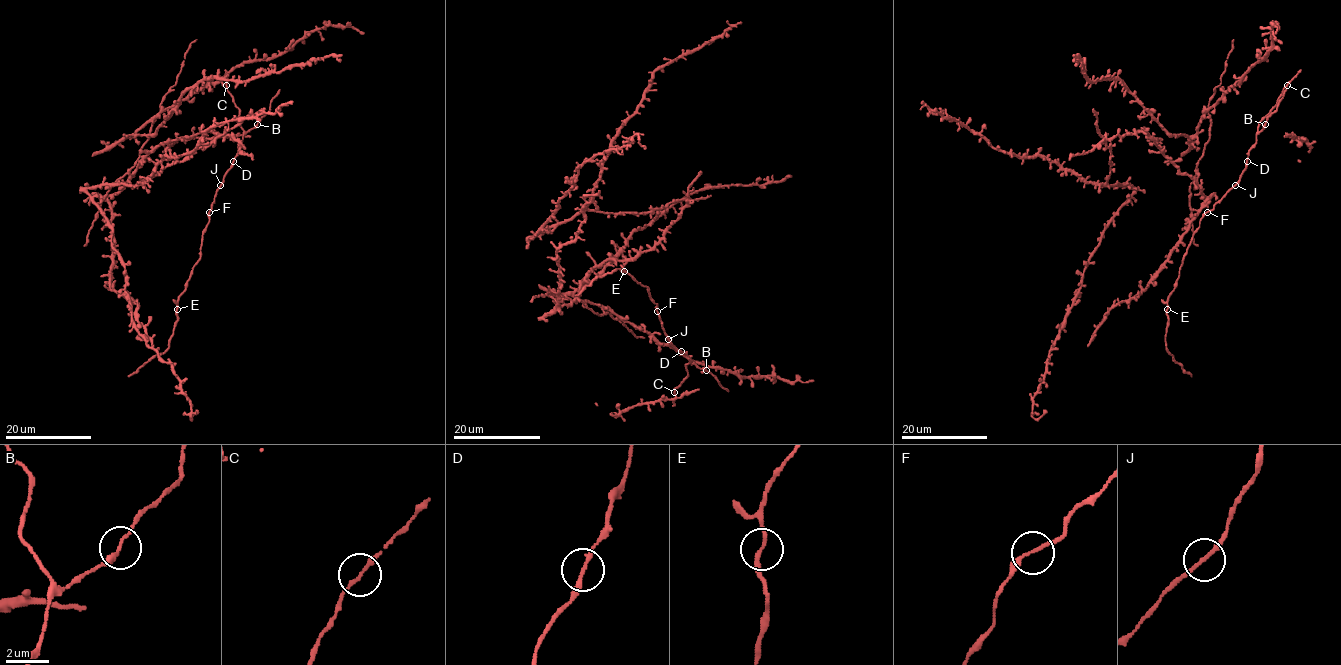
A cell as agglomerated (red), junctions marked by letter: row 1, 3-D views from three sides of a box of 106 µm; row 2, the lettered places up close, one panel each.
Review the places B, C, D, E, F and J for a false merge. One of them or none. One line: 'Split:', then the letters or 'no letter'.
Split: no letter

